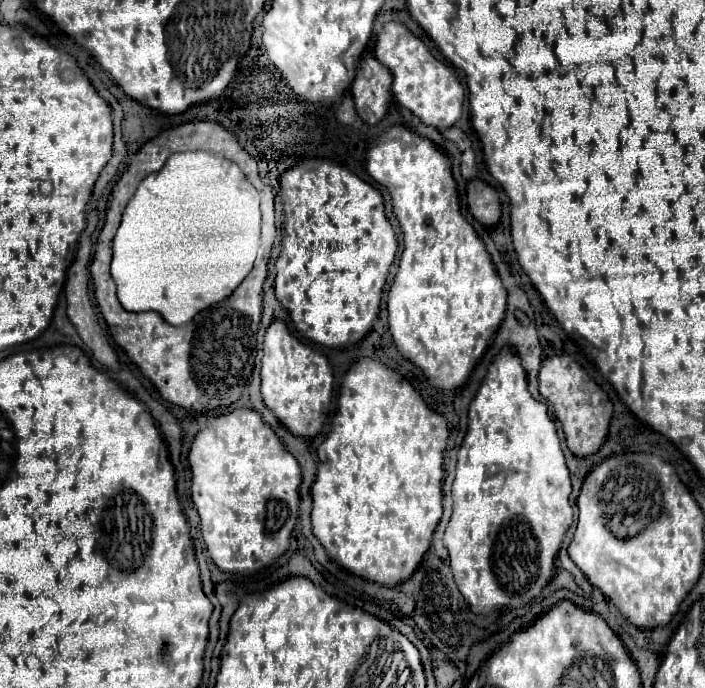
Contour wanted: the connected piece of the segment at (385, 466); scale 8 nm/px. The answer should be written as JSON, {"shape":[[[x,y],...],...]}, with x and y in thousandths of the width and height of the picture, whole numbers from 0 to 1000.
{"shape":[[[511,519],[505,522],[496,536],[488,545],[485,563],[482,563],[482,580],[479,580],[479,597],[471,609],[471,624],[465,629],[465,635],[457,641],[457,647],[451,650],[451,688],[448,688],[448,699],[443,705],[443,769],[448,783],[457,789],[457,795],[462,798],[462,804],[482,818],[485,824],[491,824],[496,833],[516,839],[522,844],[533,844],[539,850],[562,850],[573,842],[579,842],[584,836],[584,830],[593,824],[593,818],[599,815],[601,804],[610,795],[613,786],[613,775],[627,751],[627,699],[630,699],[630,656],[635,647],[635,615],[633,606],[613,597],[604,583],[599,580],[599,574],[582,560],[579,551],[573,551],[570,545],[565,545],[562,539],[556,539],[553,533],[548,533],[539,525],[522,522],[522,519]]]}

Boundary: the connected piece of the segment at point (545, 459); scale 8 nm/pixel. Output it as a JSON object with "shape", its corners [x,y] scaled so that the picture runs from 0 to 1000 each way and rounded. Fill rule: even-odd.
{"shape":[[[709,510],[701,525],[692,533],[692,542],[687,548],[687,554],[678,563],[675,577],[667,586],[664,594],[664,629],[661,638],[650,656],[650,676],[647,676],[647,696],[641,705],[641,725],[644,725],[644,746],[641,754],[630,772],[630,792],[635,795],[635,815],[638,815],[638,827],[644,833],[644,842],[650,847],[652,862],[658,865],[658,871],[667,876],[672,891],[692,891],[704,882],[740,882],[749,879],[752,874],[757,874],[769,853],[786,839],[786,813],[789,804],[794,798],[800,772],[806,769],[806,763],[811,760],[811,737],[809,737],[809,696],[806,696],[806,682],[800,673],[800,661],[794,653],[794,638],[789,632],[789,618],[786,612],[777,606],[777,594],[774,589],[763,586],[760,580],[755,580],[752,568],[749,568],[749,554],[743,545],[743,533],[738,533],[738,522],[732,522],[732,516],[726,516],[726,510]],[[704,676],[726,676],[726,682],[721,688],[706,685],[709,679]]]}

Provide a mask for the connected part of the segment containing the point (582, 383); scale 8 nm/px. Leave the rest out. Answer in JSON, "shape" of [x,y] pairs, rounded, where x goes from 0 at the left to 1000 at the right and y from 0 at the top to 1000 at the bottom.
{"shape":[[[809,516],[777,519],[766,533],[763,554],[766,554],[766,574],[786,589],[786,603],[797,615],[806,653],[817,664],[845,658],[862,632],[862,618],[868,609],[868,586],[862,574]]]}

